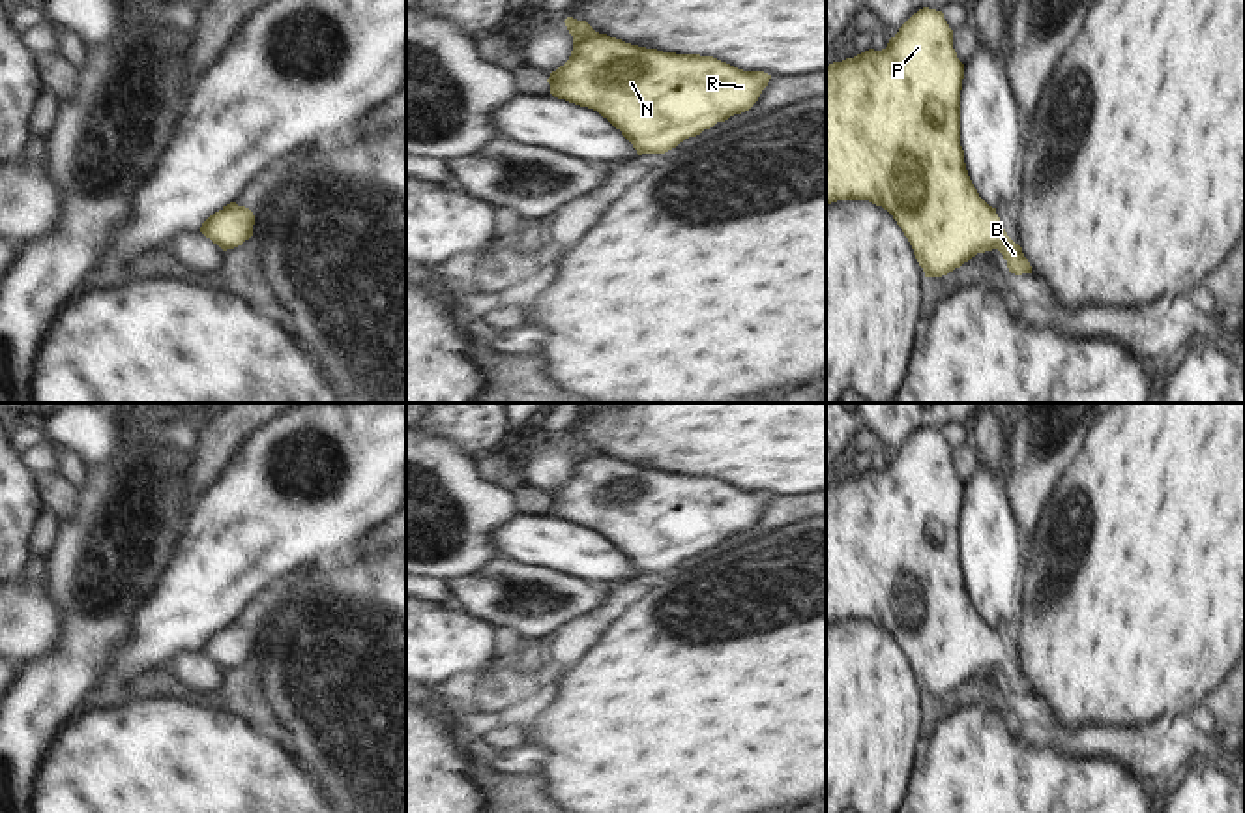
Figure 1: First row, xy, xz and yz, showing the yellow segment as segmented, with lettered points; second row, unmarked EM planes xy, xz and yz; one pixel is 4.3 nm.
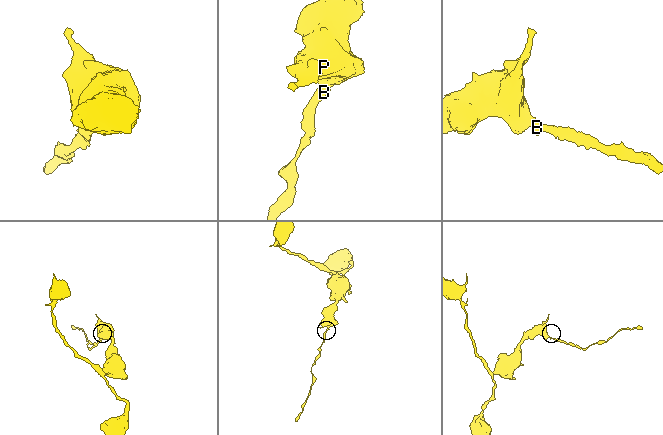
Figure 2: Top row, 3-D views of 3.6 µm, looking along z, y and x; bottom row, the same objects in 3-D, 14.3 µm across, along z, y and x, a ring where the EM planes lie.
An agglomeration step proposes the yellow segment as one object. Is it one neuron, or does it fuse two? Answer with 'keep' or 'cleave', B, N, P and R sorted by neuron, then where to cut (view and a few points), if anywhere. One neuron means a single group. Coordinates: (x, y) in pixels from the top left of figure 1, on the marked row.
keep; B N P R; no cut

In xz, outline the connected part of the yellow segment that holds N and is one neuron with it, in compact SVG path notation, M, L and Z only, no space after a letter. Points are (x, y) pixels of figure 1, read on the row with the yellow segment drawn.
M573 17L564 22L573 36L573 51L569 60L547 79L550 94L597 111L622 131L638 155L665 154L717 122L749 111L771 79L764 71L743 71L713 56L631 45L599 34L586 21Z

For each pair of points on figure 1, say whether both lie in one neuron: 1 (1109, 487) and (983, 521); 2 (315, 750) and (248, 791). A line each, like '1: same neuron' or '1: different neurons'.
1: different neurons
2: different neurons

